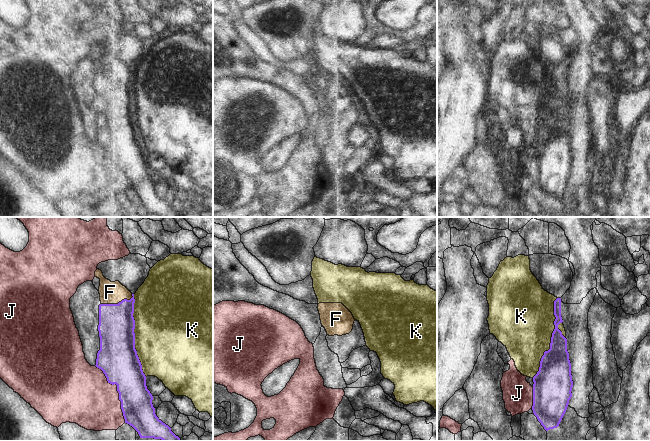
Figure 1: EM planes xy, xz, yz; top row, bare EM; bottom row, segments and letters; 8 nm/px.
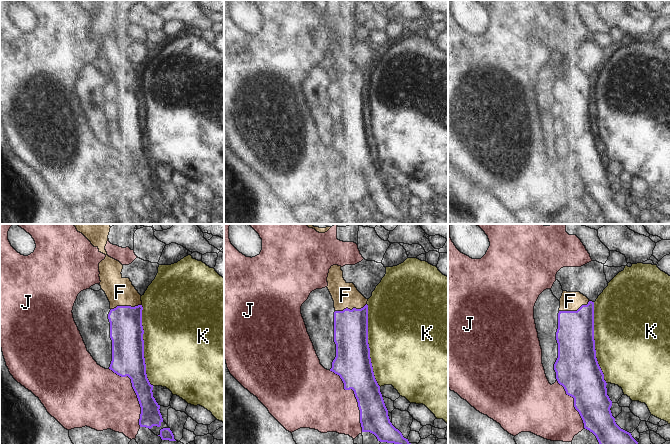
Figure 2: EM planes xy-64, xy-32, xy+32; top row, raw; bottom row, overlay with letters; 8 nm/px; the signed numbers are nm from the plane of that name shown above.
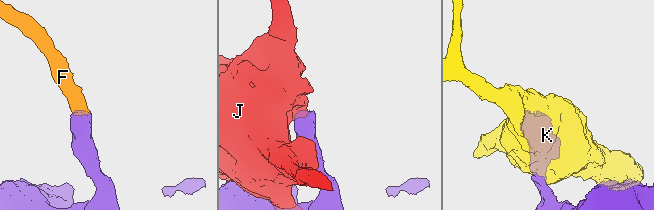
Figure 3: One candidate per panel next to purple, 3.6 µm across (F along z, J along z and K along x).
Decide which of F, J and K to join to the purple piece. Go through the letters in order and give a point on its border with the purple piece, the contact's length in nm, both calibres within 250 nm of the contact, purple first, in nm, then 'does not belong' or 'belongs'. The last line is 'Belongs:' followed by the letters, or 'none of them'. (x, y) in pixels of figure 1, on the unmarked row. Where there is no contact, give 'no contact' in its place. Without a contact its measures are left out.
F: contact xy (118, 79); length 280 nm; calibres 280 and 180 nm; belongs
J: contact xy (117, 166); length 500 nm; calibres 320 and 420 nm; does not belong
K: contact xy (134, 111); length 650 nm; calibres 320 and 500 nm; does not belong
Belongs: F

